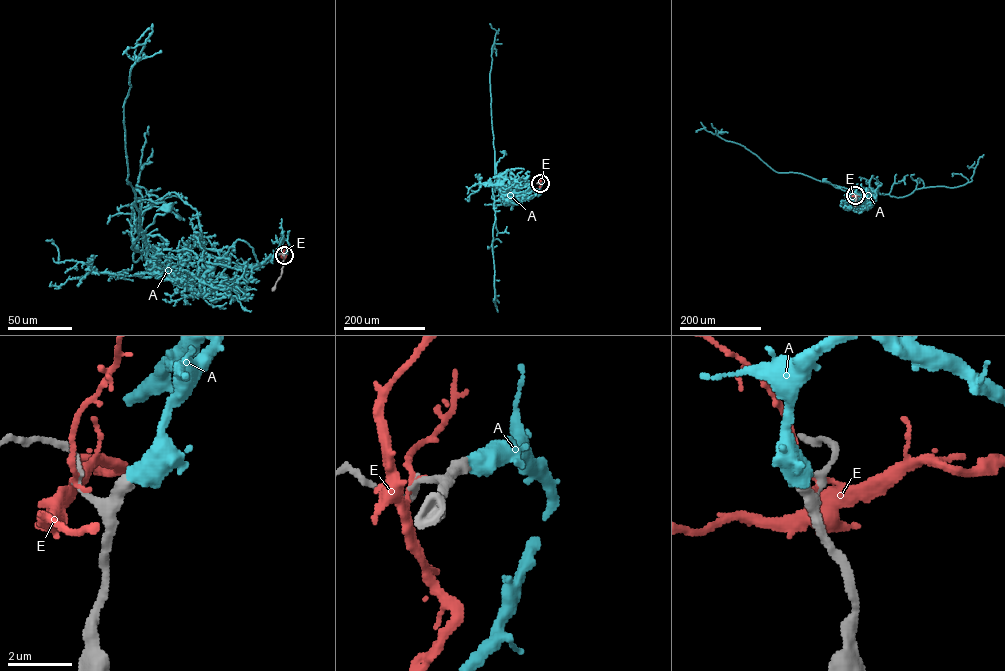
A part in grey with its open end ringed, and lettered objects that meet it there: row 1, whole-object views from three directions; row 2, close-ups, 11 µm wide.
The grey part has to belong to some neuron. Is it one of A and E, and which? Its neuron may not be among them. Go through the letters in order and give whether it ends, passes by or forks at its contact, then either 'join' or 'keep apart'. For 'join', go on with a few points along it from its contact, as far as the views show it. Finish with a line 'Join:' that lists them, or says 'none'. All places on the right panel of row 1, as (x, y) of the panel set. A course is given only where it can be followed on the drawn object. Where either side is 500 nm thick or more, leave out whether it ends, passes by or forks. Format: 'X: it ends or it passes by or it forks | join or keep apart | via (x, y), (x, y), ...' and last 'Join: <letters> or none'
A: join | via (855, 195), (863, 195), (858, 199), (860, 206), (862, 200), (823, 180)
E: it forks | keep apart
Join: A

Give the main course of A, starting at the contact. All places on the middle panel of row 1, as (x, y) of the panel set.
A: (540, 183), (538, 191), (530, 185), (510, 187), (501, 191), (495, 167), (503, 151)

